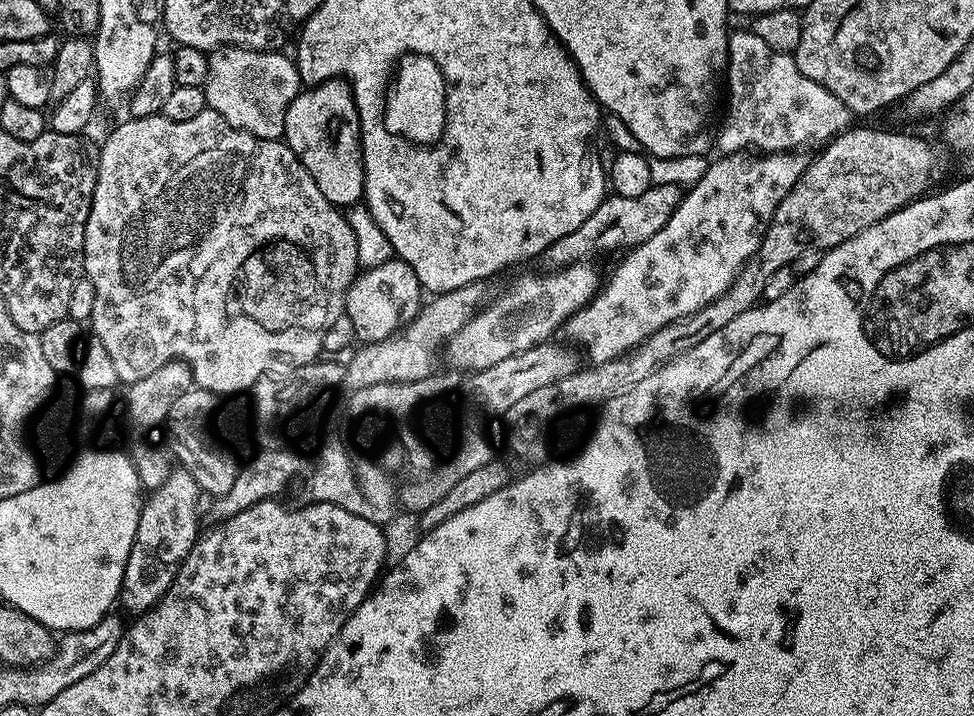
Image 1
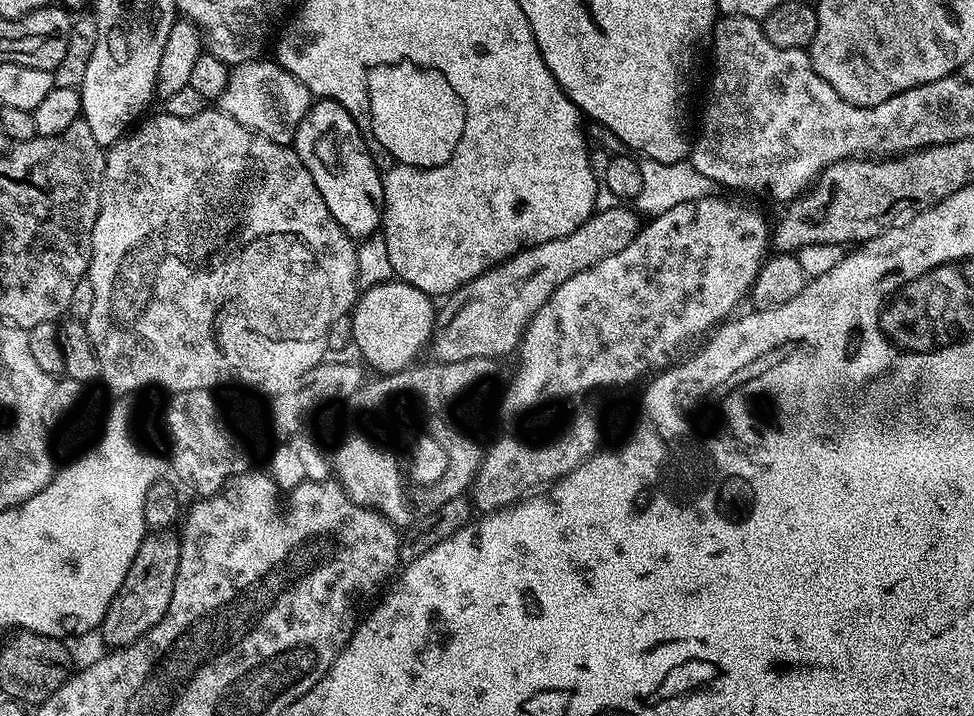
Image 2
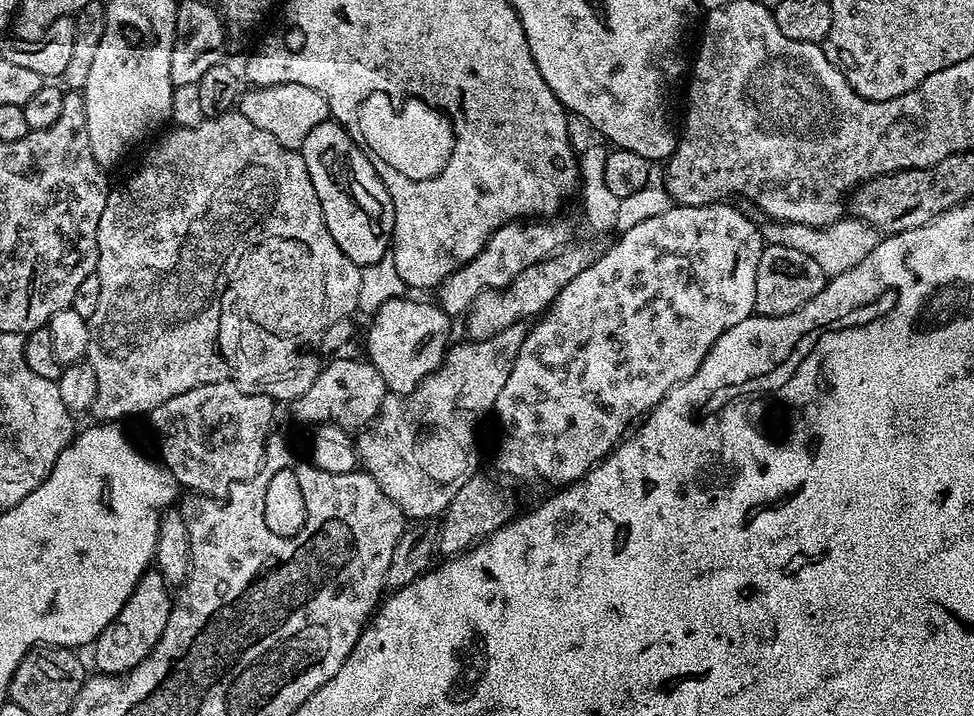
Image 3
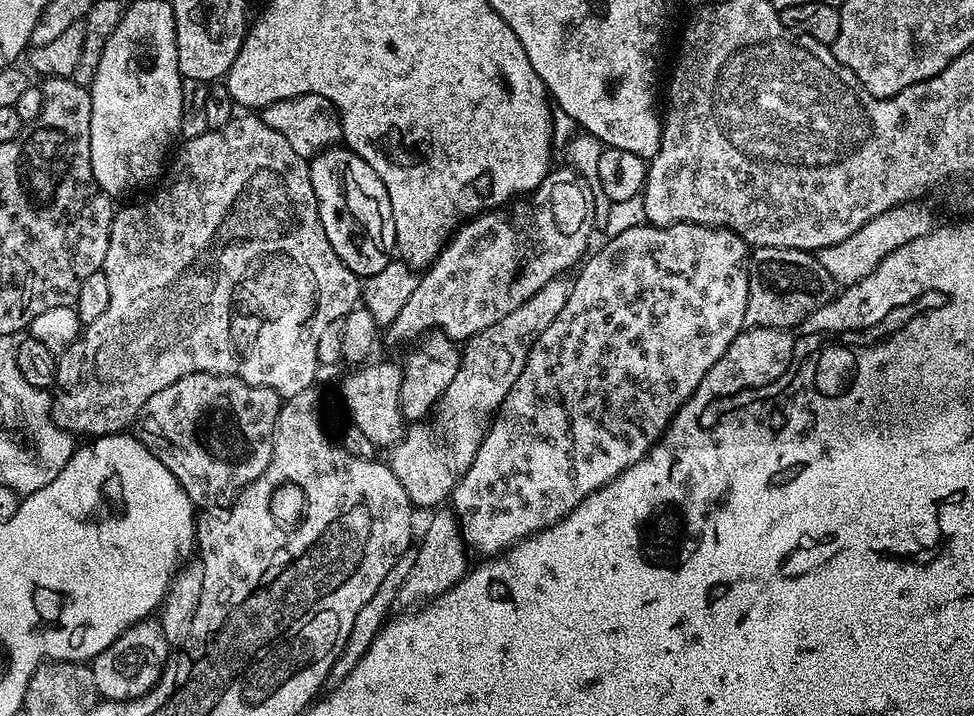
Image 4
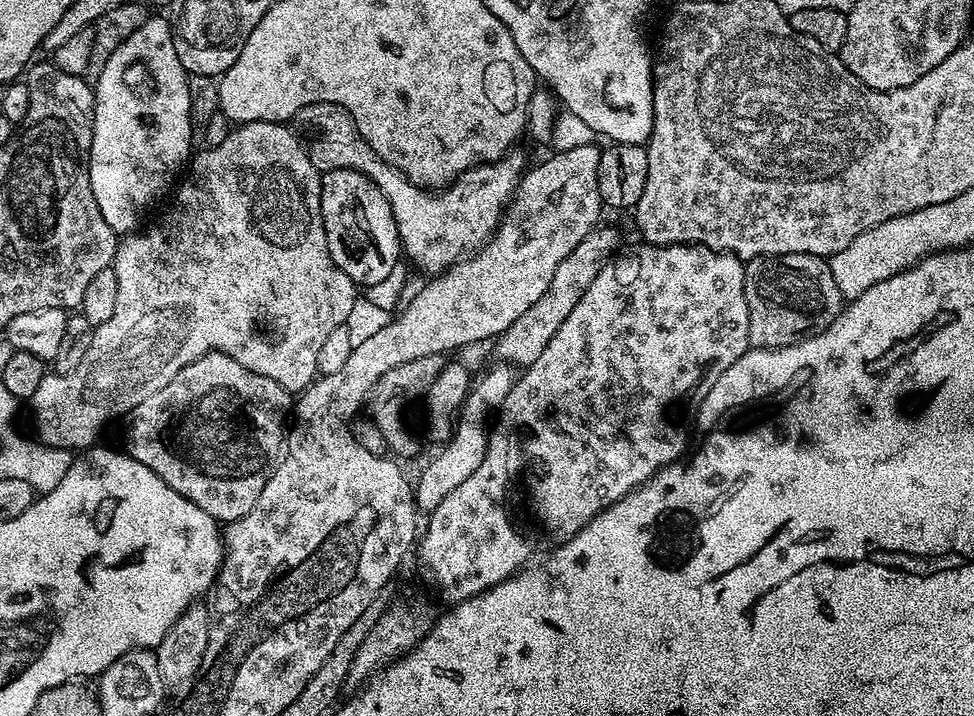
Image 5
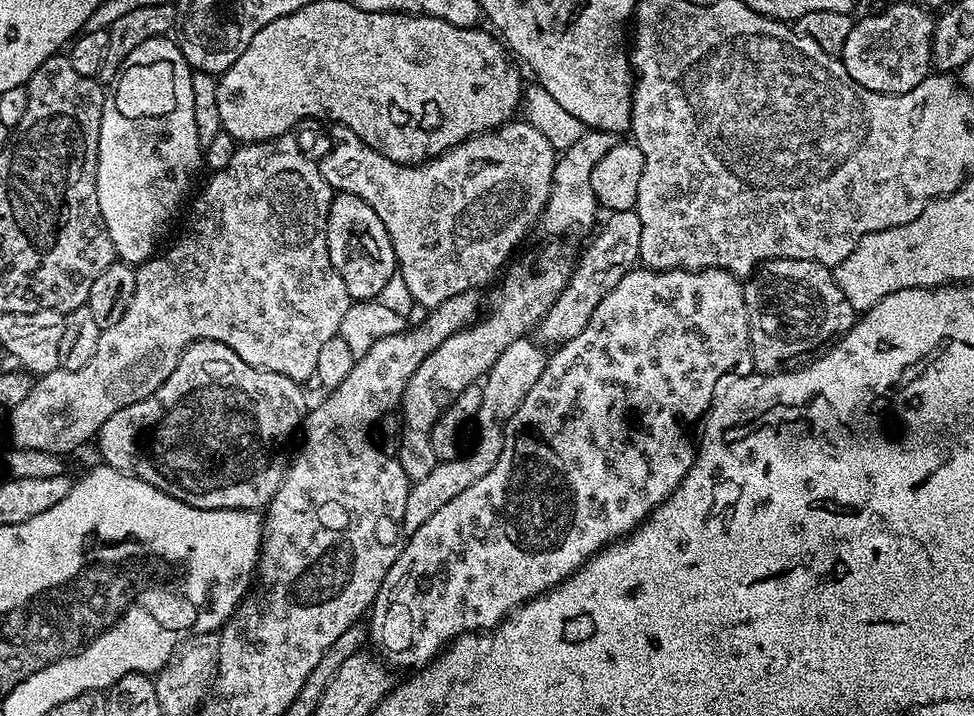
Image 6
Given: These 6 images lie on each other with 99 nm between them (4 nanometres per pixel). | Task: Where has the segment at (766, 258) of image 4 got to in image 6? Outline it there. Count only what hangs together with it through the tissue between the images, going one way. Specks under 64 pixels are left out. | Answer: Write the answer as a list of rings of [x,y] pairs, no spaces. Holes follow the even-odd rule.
[[[809,260],[764,261],[747,277],[744,284],[744,301],[748,319],[750,364],[755,371],[765,374],[783,369],[787,360],[796,360],[807,352],[815,353],[823,349],[829,342],[847,334],[858,319],[858,313],[852,309],[850,302],[846,302],[846,294],[842,294],[833,269],[829,265]]]

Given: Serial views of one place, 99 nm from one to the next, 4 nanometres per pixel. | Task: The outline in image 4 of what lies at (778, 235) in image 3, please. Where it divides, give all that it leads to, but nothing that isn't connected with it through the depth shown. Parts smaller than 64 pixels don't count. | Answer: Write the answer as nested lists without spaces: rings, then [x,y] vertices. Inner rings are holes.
[[[909,202],[886,210],[878,214],[878,218],[870,218],[870,222],[866,222],[866,226],[862,226],[860,230],[854,230],[850,238],[842,238],[842,242],[820,249],[818,259],[826,269],[826,274],[830,274],[830,278],[838,286],[857,284],[862,278],[866,278],[866,274],[875,270],[878,262],[886,258],[886,254],[898,250],[898,246],[906,246],[906,242],[914,238],[922,238],[927,232],[931,232],[934,227],[932,212],[920,203],[924,202]]]

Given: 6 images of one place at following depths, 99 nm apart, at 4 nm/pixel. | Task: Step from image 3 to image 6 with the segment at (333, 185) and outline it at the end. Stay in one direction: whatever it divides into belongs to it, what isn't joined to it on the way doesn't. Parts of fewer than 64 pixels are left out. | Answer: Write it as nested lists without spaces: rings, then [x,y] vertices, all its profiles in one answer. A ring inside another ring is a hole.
[[[336,192],[330,202],[326,238],[330,262],[334,262],[334,270],[342,274],[349,297],[353,301],[375,301],[386,282],[398,272],[398,265],[390,234],[386,234],[386,226],[382,226],[382,218],[374,214],[370,202],[362,202],[362,198],[354,194]]]

